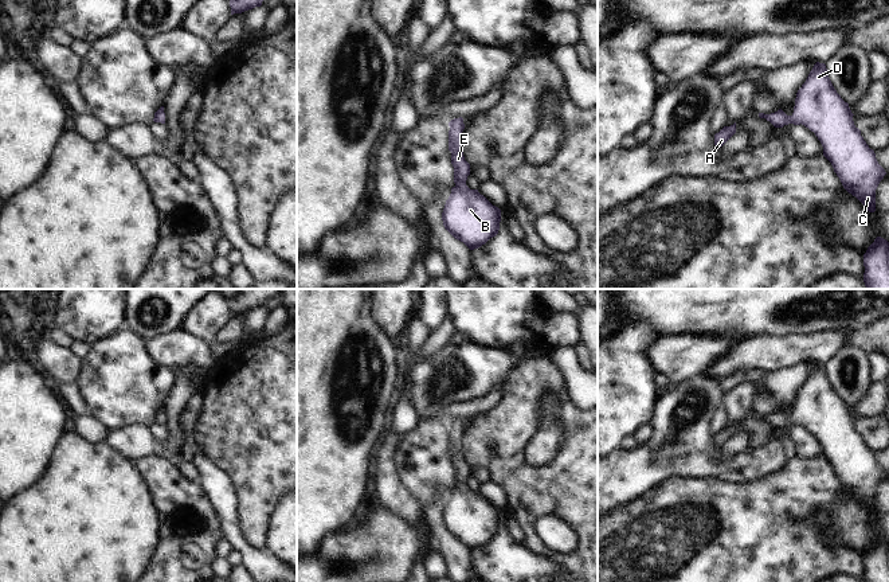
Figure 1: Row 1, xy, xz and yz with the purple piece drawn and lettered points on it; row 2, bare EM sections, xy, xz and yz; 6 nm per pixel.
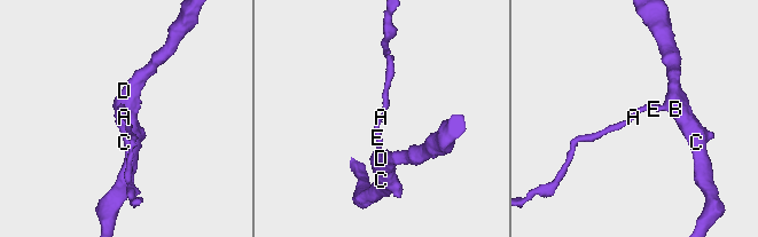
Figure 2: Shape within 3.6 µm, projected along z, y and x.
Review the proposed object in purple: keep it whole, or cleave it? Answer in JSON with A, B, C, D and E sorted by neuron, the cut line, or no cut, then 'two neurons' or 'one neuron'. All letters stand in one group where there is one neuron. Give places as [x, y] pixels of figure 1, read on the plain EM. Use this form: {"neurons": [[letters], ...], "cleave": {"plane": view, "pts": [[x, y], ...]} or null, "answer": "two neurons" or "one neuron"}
{"neurons": [["A", "B", "C", "D", "E"]], "cleave": null, "answer": "one neuron"}

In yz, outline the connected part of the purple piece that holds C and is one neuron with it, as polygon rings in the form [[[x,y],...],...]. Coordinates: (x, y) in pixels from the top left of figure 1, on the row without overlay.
[[[819,363],[798,391],[791,417],[782,410],[771,415],[759,414],[775,429],[802,425],[814,433],[843,489],[874,513],[876,491],[886,473],[854,426],[853,417],[849,405],[834,390],[826,366]]]

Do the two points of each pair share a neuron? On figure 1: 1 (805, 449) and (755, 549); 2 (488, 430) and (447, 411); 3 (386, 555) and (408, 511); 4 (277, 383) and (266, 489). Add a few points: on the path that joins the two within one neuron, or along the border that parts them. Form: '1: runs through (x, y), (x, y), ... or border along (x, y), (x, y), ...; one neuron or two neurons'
1: border along (798, 454), (806, 459), (822, 457); two neurons
2: border along (498, 401), (472, 418); two neurons
3: border along (379, 502), (408, 523), (412, 523), (422, 514); two neurons
4: runs through (277, 410), (266, 463); one neuron

